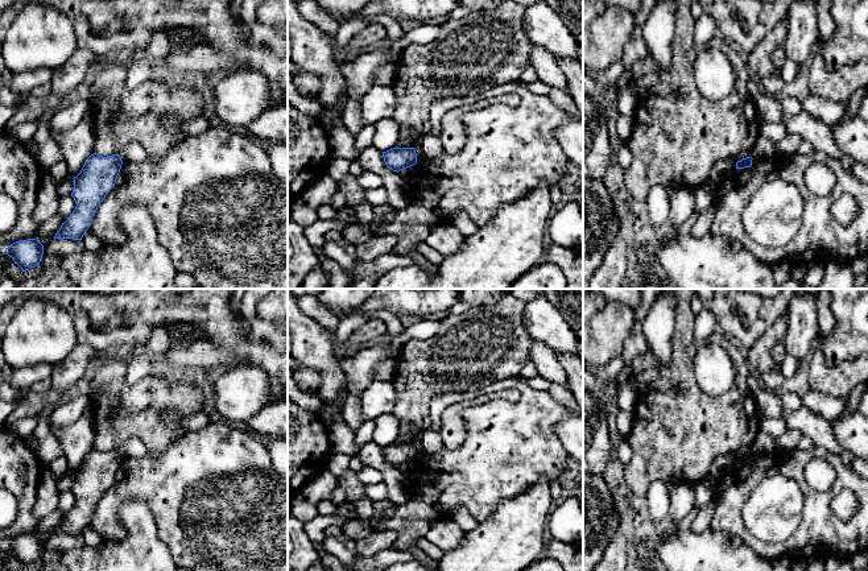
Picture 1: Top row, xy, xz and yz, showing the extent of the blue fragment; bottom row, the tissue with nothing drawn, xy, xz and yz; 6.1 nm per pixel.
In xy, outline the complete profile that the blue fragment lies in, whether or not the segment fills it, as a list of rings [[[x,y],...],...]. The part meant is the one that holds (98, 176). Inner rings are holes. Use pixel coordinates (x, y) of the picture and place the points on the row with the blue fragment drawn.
[[[91,154],[80,173],[74,177],[71,196],[77,206],[73,214],[62,223],[55,239],[82,240],[90,228],[92,218],[106,195],[115,186],[123,161],[119,154]]]

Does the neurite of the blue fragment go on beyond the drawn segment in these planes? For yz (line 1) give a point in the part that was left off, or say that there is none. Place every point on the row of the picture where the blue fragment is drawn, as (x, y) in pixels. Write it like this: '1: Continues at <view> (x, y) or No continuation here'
1: No continuation here

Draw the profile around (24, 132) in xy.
[[[29,121],[29,123],[22,123],[20,125],[16,125],[11,133],[20,142],[26,144],[29,140],[33,138],[36,129],[37,129],[37,123]]]

